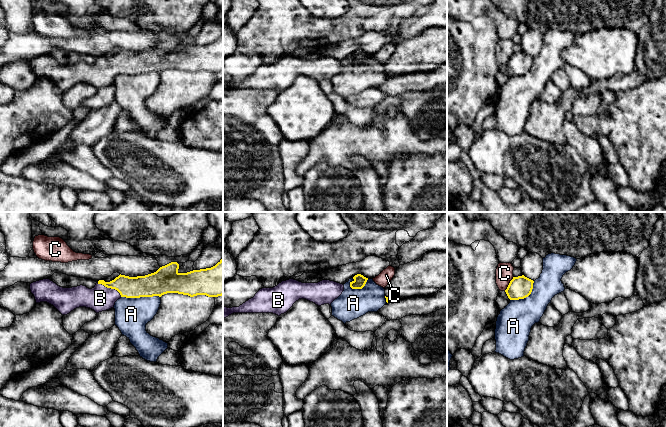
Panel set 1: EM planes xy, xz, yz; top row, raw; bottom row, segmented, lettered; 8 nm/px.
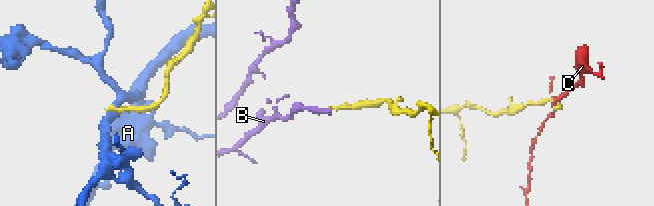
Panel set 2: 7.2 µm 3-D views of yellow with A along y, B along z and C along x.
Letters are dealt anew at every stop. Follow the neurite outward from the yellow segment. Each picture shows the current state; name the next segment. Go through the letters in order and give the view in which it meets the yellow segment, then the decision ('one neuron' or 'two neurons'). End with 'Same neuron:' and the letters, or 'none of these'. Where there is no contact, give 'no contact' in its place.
A: xy | two neurons
B: xy | one neuron
C: yz | two neurons
Same neuron: B

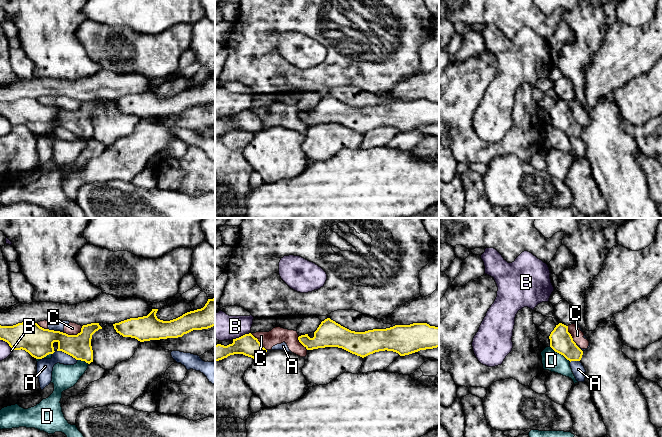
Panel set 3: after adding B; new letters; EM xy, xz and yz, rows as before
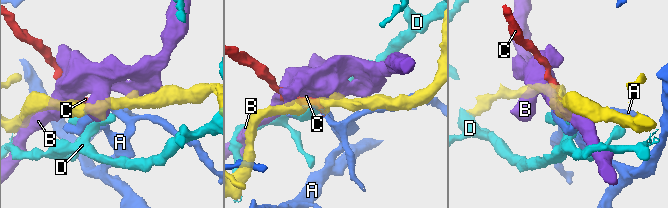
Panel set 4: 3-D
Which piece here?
A: xy | two neurons
B: xz | two neurons
C: xy | two neurons
D: yz | two neurons
Same neuron: none of these

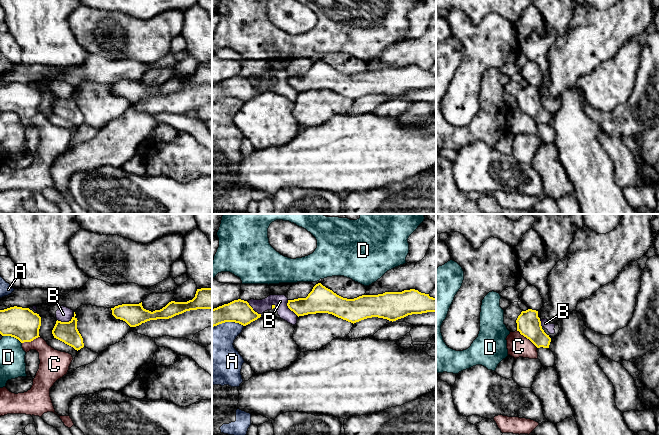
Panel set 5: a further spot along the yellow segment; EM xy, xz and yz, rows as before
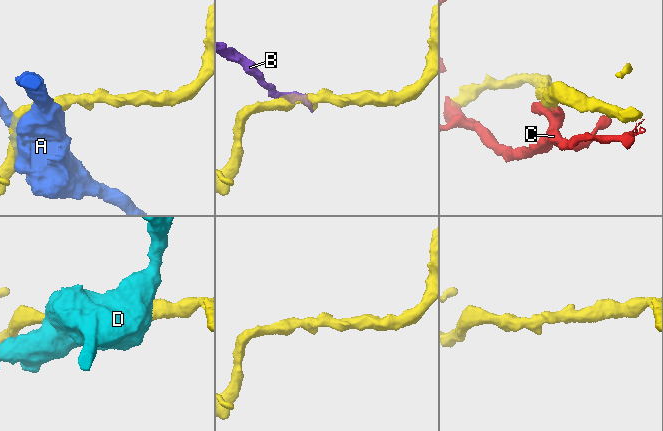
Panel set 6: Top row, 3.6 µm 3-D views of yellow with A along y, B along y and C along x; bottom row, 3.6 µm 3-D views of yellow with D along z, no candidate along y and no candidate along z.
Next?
A: xz | two neurons
B: xy | two neurons
C: yz | two neurons
D: xy | two neurons
Same neuron: none of these

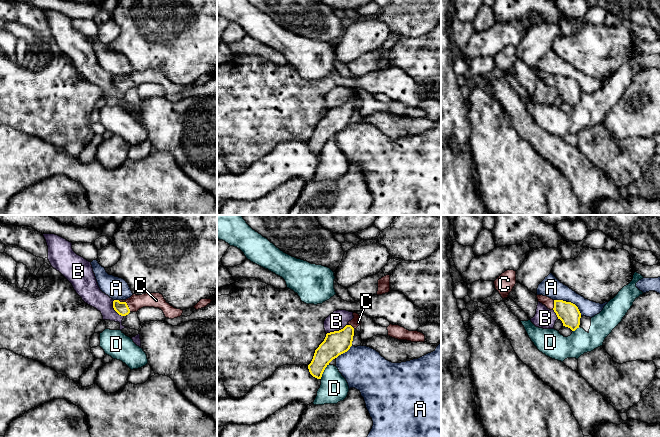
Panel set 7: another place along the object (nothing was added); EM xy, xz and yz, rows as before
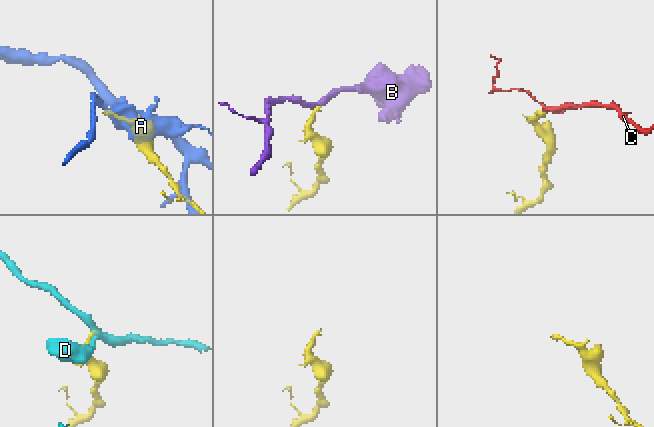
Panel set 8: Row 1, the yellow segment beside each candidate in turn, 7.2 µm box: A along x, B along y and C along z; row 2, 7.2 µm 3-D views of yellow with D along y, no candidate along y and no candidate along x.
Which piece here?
A: yz | two neurons
B: xz | two neurons
C: xy | one neuron
D: xz | two neurons
Same neuron: C

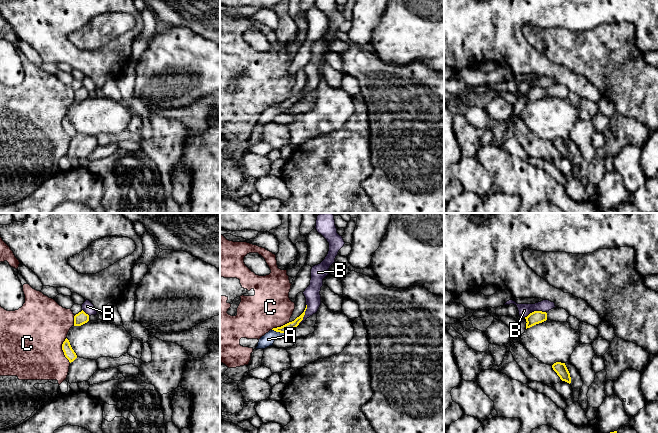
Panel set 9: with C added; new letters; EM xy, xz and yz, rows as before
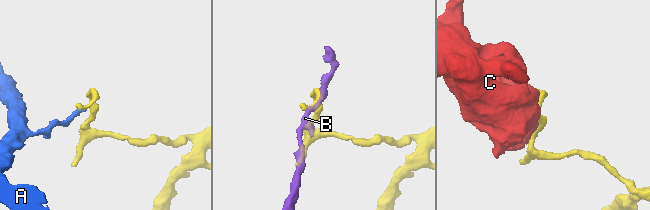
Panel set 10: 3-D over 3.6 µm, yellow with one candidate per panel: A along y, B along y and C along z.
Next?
A: xz | two neurons
B: yz | two neurons
C: xy | two neurons
Same neuron: none of these

